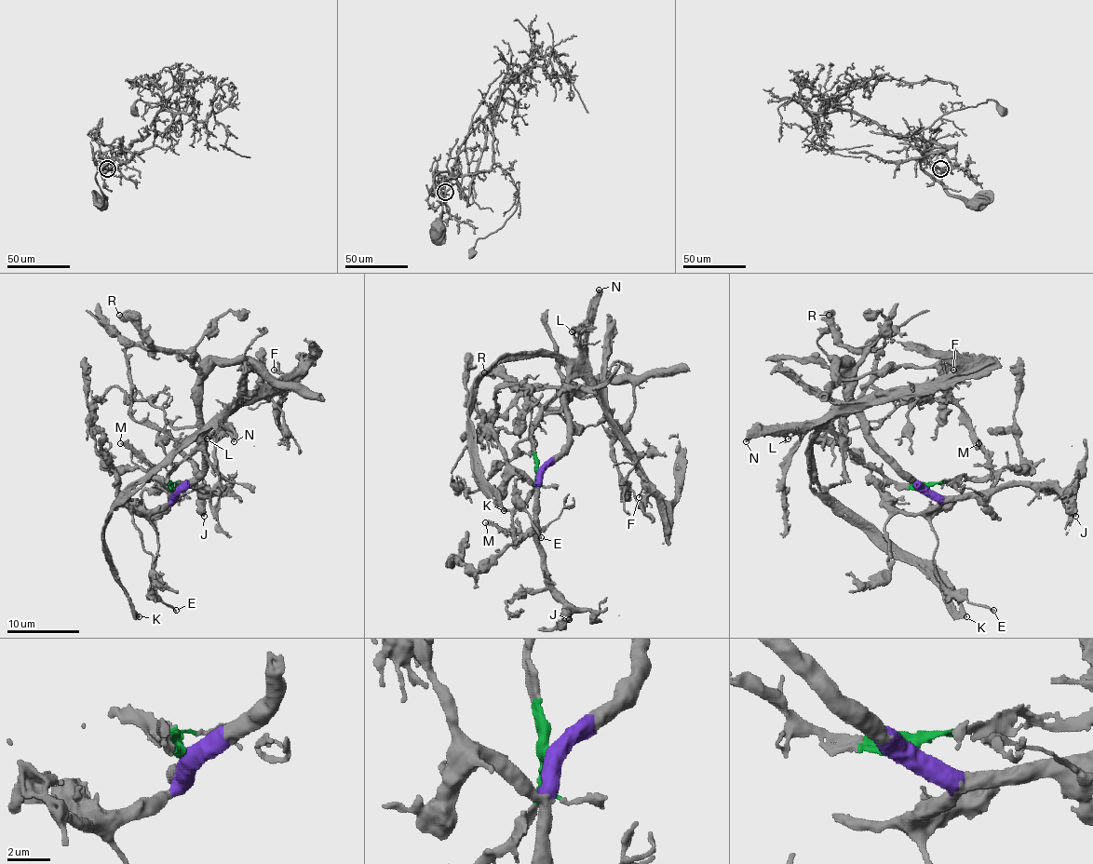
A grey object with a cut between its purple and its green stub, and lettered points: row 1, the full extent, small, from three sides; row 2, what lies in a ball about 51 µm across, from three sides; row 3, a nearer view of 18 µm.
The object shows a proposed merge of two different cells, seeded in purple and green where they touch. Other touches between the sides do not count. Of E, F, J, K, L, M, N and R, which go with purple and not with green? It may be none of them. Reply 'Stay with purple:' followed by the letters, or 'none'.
Stay with purple: E, J, R

